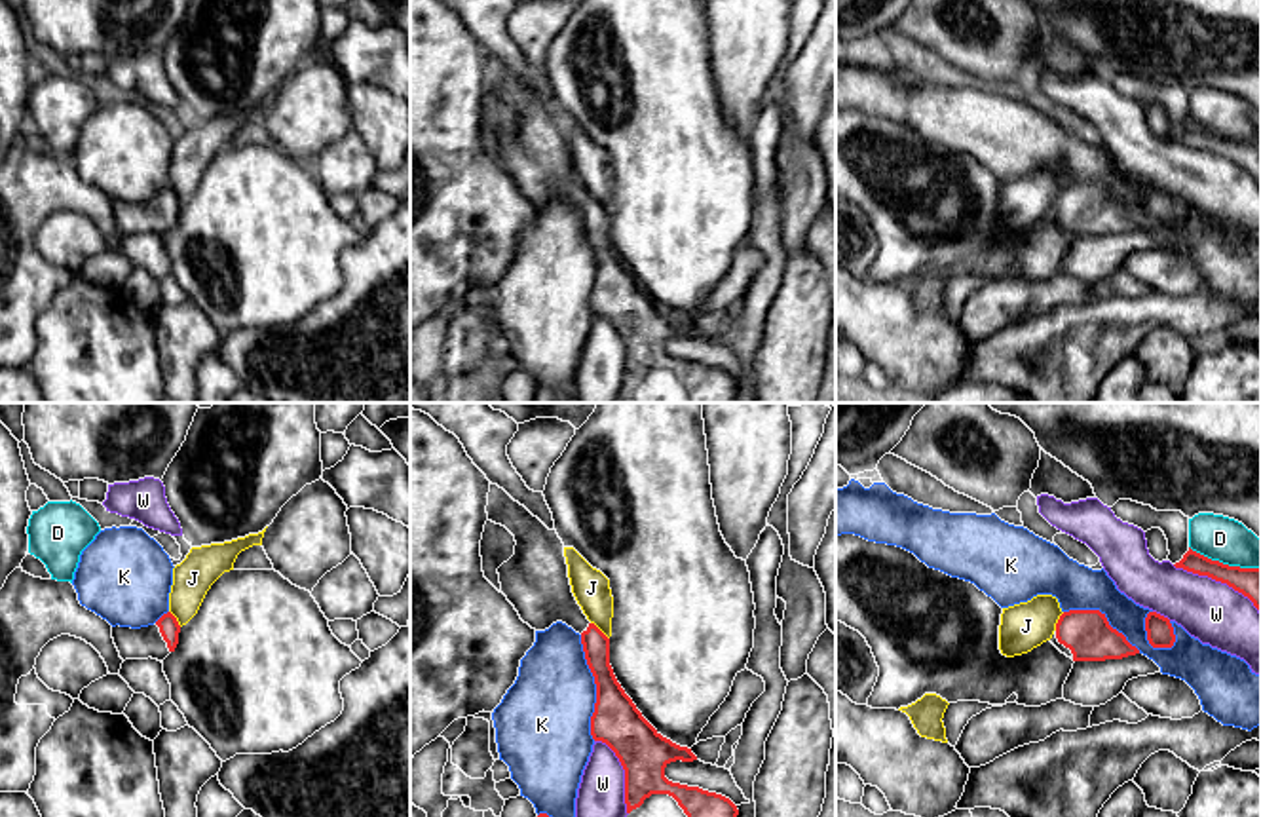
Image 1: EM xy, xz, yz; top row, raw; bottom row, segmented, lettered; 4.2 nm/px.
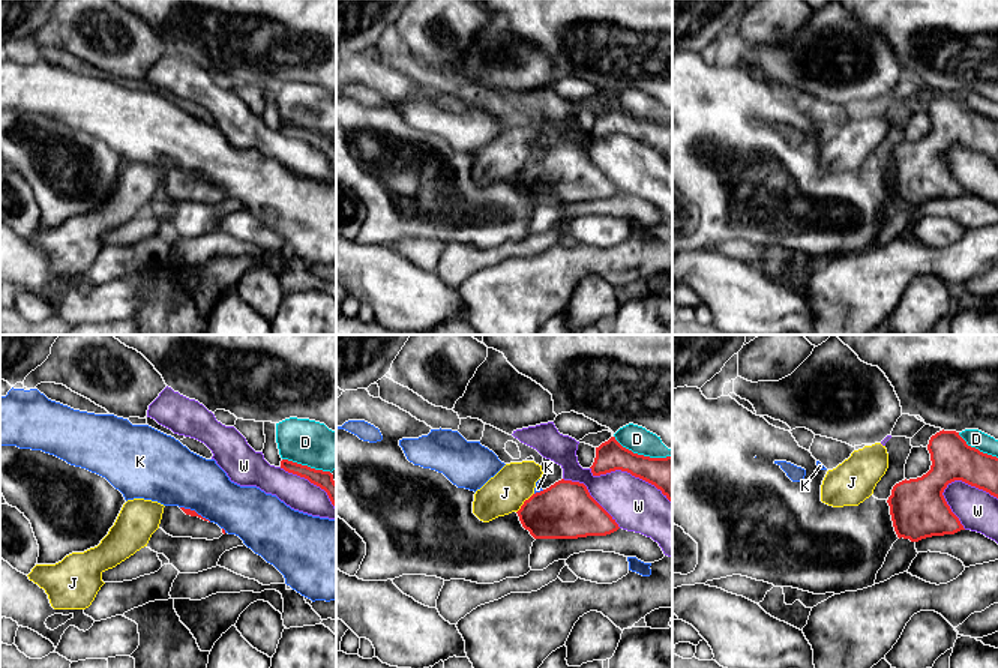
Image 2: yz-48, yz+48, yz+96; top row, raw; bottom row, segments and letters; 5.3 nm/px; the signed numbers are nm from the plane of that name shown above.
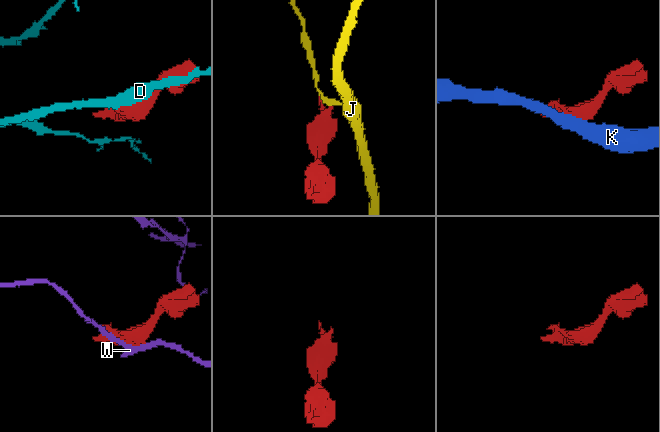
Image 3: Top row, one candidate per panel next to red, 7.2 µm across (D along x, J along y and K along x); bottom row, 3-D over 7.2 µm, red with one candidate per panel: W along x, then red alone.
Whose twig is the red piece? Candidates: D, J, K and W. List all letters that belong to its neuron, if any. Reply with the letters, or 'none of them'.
none of them

